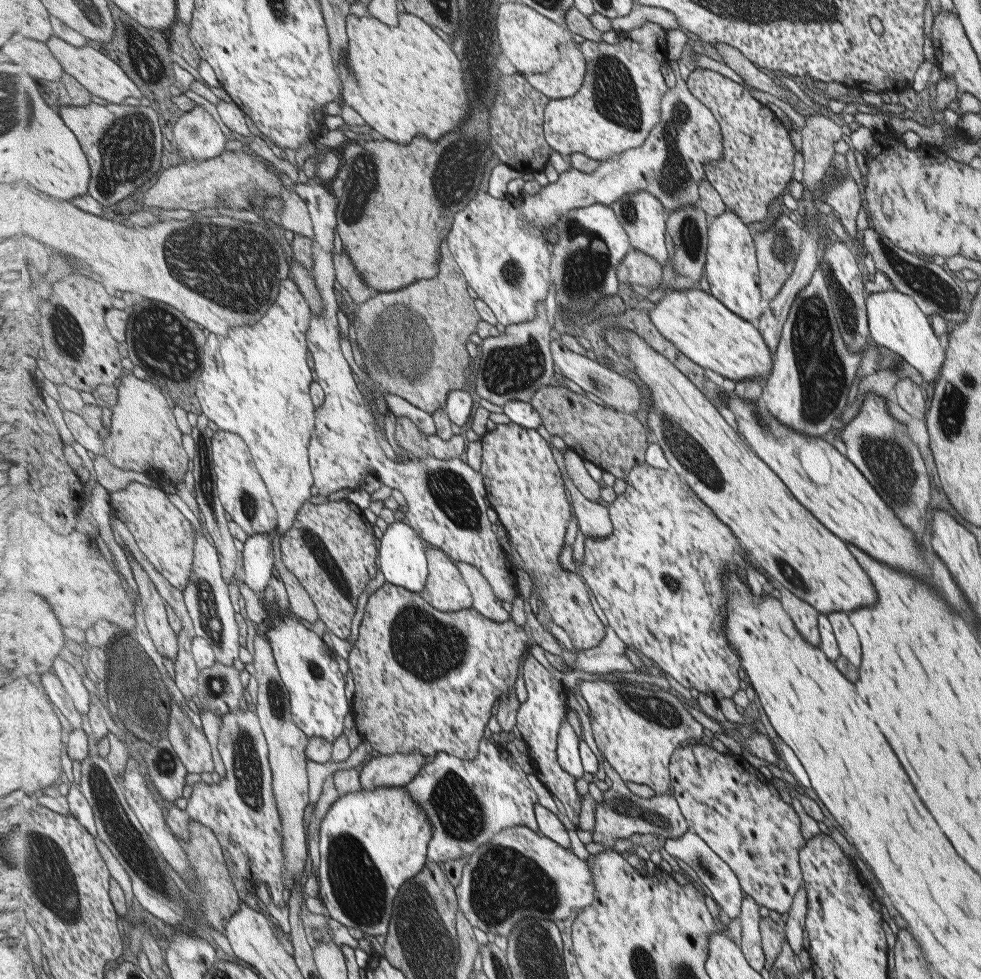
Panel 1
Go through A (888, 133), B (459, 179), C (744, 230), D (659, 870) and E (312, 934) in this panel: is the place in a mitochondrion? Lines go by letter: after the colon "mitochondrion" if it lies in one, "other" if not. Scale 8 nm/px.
A: other
B: mitochondrion
C: other
D: other
E: other

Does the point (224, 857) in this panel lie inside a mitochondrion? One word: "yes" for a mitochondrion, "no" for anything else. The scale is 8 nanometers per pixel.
no

